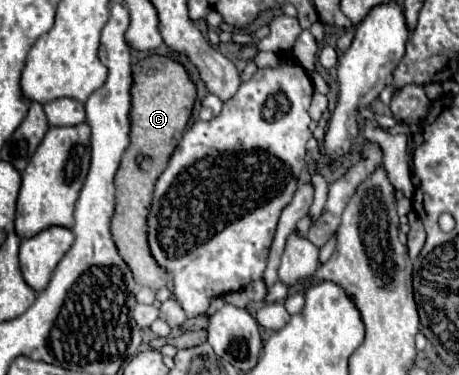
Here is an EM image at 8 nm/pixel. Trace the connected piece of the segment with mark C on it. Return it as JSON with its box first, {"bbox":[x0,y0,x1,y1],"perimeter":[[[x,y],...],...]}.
{"bbox":[112,55,196,289],"perimeter":[[[148,55],[146,59],[142,59],[140,63],[134,65],[134,85],[132,85],[132,141],[128,147],[128,153],[132,155],[124,155],[120,169],[116,173],[116,213],[112,217],[112,237],[116,241],[116,247],[120,251],[120,255],[124,257],[124,261],[128,263],[128,267],[132,269],[136,283],[140,285],[148,285],[152,289],[160,289],[168,283],[168,271],[164,267],[160,267],[156,263],[156,259],[150,253],[148,247],[148,213],[150,213],[150,205],[152,205],[152,195],[154,195],[154,185],[160,177],[160,173],[164,171],[164,167],[168,165],[174,149],[178,147],[188,119],[192,115],[192,107],[196,101],[196,85],[190,79],[186,67],[178,61],[174,61],[172,57],[166,55]]]}

